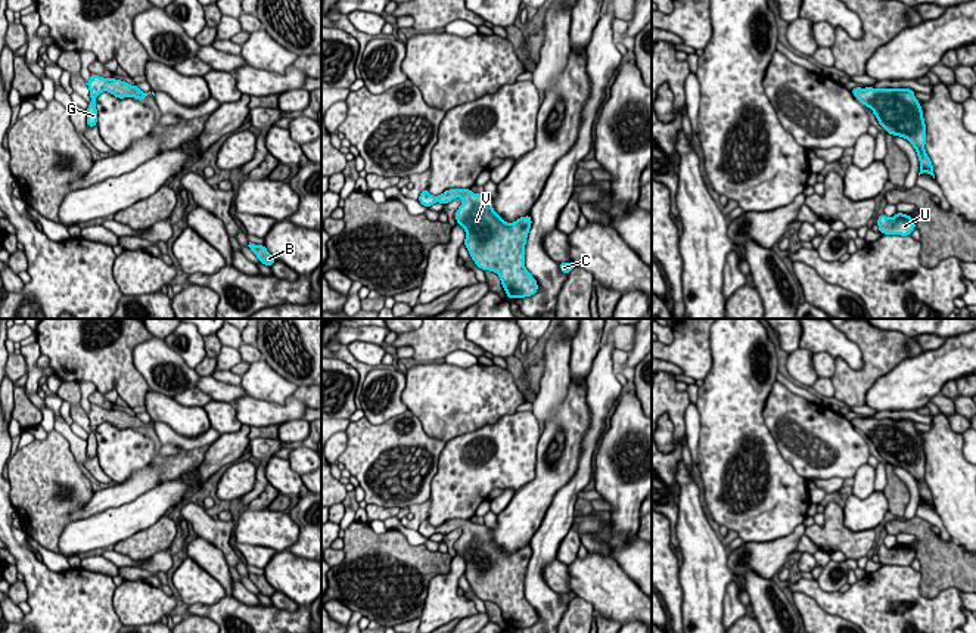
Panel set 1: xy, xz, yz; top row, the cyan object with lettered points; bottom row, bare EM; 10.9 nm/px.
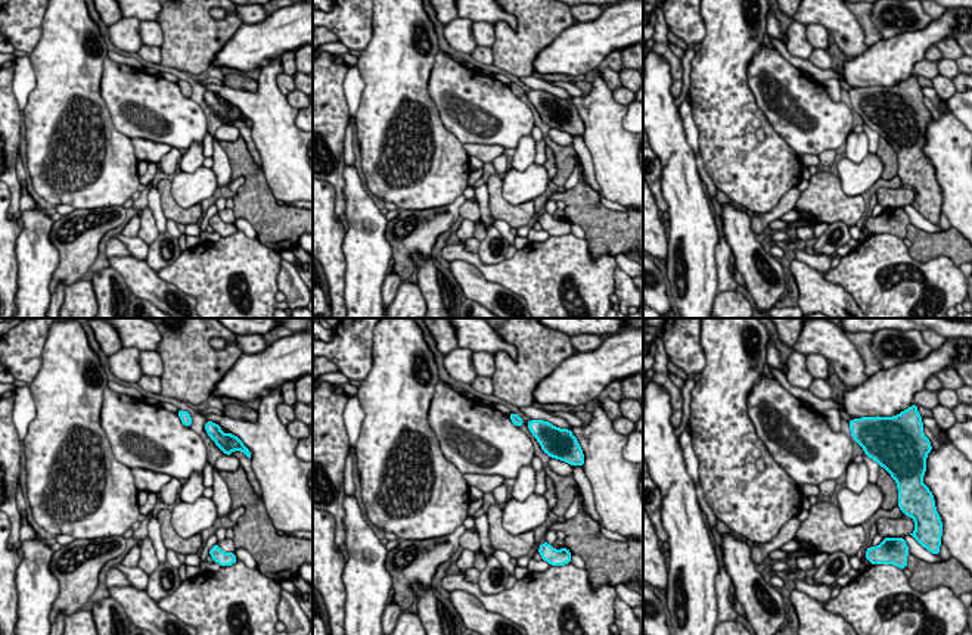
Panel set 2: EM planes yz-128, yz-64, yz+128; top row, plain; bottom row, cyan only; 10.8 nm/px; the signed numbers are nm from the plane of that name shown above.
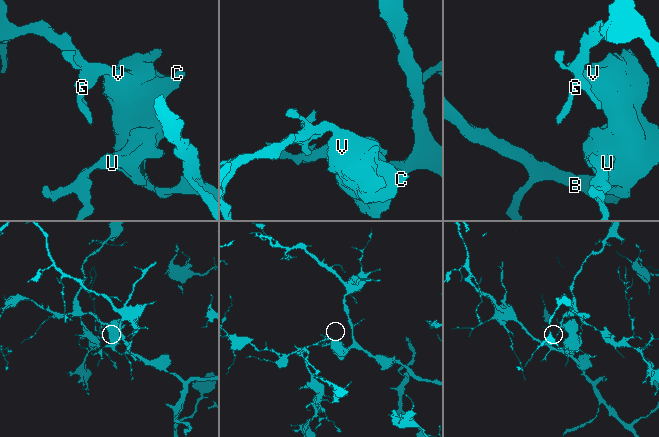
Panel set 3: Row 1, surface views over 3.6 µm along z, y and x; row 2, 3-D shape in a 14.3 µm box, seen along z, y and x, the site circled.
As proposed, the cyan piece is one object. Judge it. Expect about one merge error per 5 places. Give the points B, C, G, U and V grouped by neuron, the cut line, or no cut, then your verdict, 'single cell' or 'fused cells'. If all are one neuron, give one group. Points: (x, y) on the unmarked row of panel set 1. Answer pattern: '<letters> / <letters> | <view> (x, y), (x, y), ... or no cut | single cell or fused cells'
B C G U V | no cut | single cell

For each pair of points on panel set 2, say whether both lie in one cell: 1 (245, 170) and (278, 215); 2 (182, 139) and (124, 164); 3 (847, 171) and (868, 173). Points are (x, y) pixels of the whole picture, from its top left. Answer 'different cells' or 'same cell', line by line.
1: same cell
2: different cells
3: same cell

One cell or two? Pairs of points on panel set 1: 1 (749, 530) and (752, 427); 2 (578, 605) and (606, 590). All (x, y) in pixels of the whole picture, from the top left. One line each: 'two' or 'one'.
1: one
2: two

